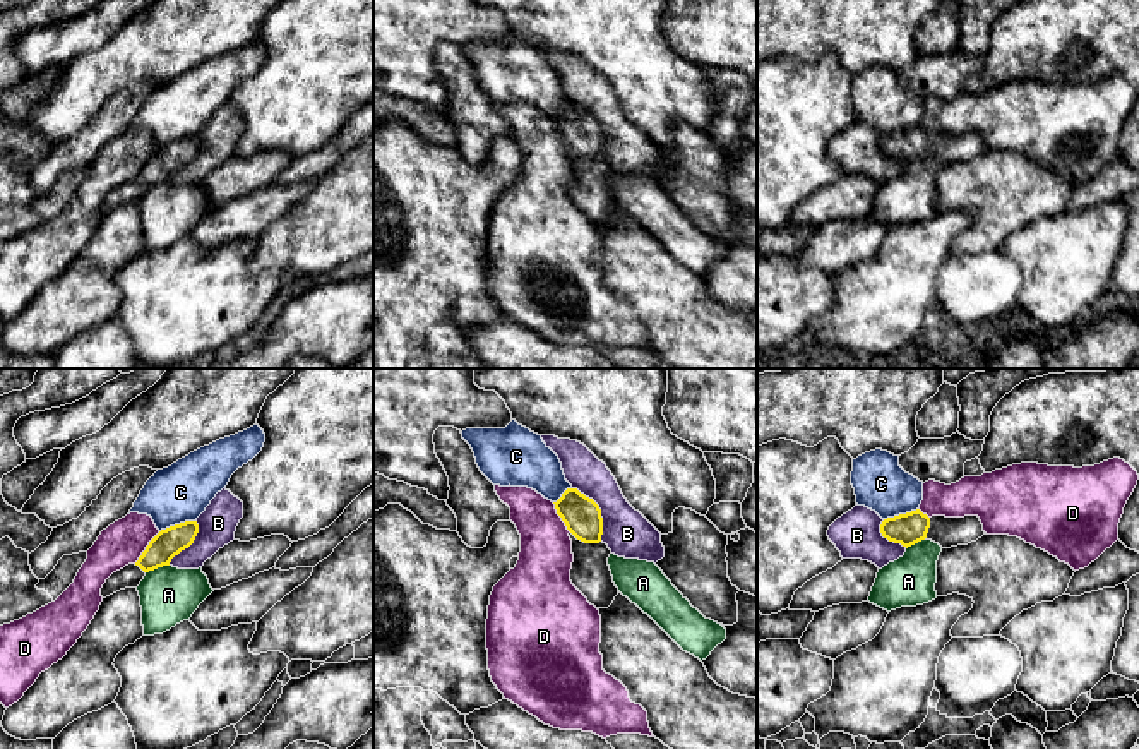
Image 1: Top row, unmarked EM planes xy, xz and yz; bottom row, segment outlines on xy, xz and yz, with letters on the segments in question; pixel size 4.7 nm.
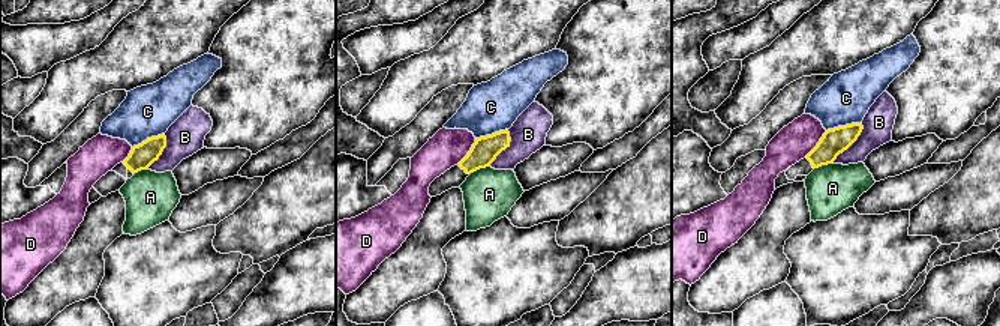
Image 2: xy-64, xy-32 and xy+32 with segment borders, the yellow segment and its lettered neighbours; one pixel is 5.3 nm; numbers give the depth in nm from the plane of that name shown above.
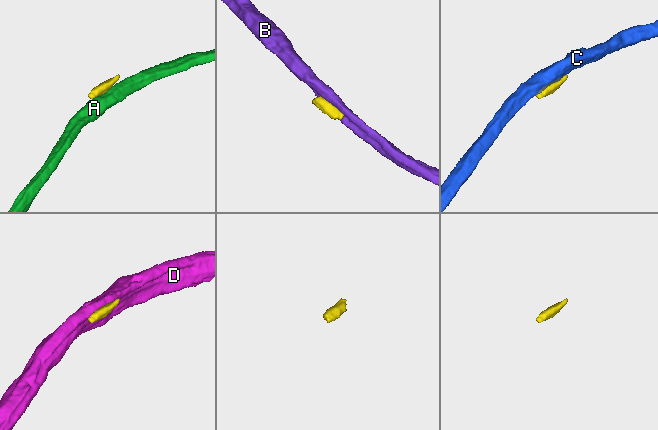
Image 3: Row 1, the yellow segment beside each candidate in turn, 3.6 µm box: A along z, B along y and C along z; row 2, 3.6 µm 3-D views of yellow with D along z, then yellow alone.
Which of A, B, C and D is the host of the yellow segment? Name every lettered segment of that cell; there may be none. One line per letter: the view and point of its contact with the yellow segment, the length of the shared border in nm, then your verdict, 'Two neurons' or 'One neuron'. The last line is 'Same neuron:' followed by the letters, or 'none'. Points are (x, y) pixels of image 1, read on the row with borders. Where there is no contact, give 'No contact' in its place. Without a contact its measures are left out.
A: Touches yellow at xy (156, 568). Shared border 120 nm. Two neurons
B: Touches yellow at xz (600, 511). Shared border 300 nm. Two neurons
C: Touches yellow at xy (177, 525). Shared border 180 nm. Two neurons
D: Touches yellow at xy (146, 547). Shared border 200 nm. Two neurons
Same neuron: none

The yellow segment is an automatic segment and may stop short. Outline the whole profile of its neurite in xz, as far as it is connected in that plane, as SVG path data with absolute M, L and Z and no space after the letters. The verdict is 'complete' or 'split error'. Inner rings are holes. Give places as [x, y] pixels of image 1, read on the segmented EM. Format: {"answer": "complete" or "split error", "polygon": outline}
{"answer": "split error", "polygon": "M567 488L553 504L570 531L574 554L572 584L591 605L608 608L618 595L618 588L608 566L611 550L601 542L603 518L599 506L577 488Z"}

